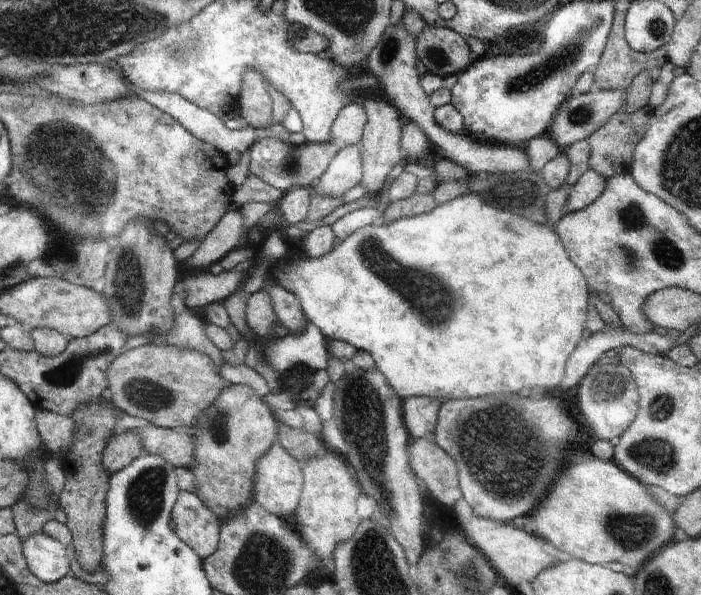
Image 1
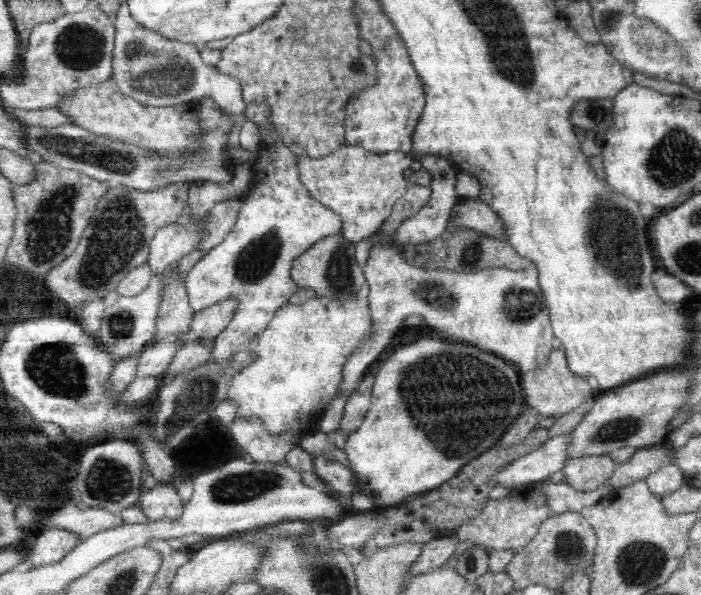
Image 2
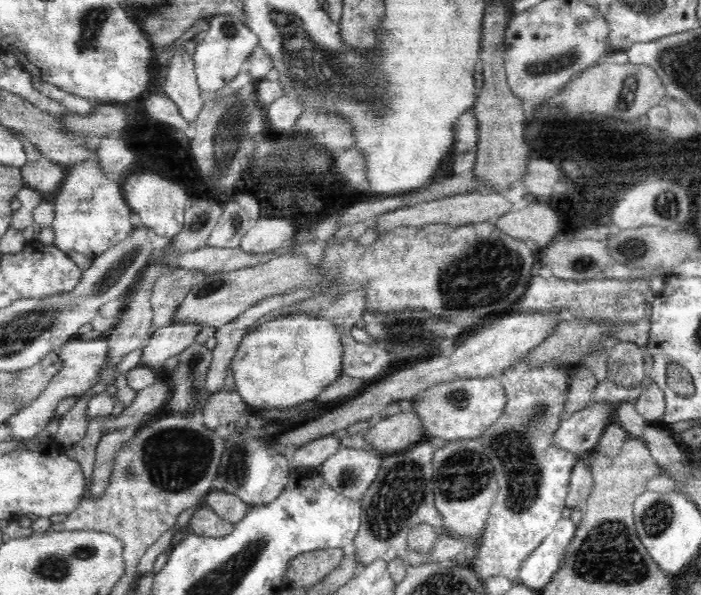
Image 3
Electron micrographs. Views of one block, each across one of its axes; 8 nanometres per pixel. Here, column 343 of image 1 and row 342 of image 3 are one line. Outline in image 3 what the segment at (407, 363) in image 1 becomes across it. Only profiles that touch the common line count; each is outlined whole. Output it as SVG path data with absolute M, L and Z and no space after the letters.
M299 312L279 316L254 329L247 329L230 362L234 383L243 401L255 412L260 409L291 409L315 400L332 381L343 372L341 333L333 322Z

